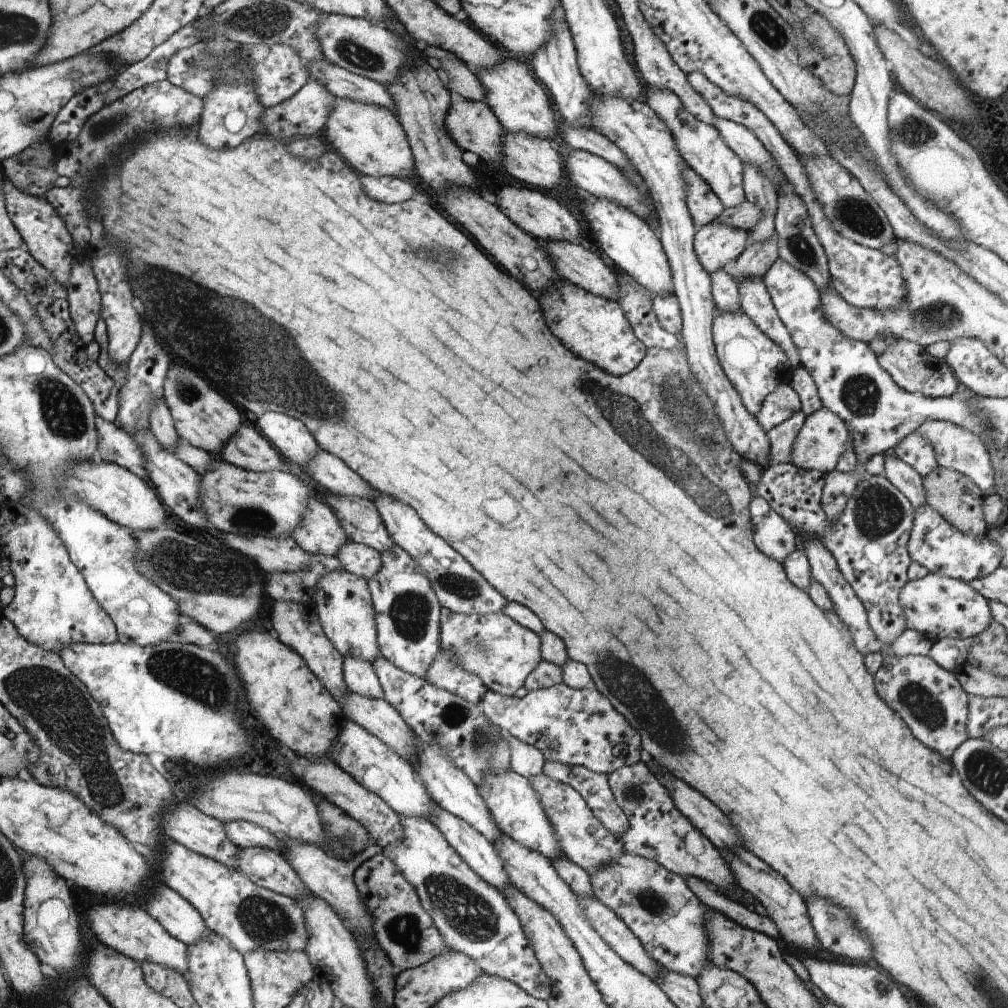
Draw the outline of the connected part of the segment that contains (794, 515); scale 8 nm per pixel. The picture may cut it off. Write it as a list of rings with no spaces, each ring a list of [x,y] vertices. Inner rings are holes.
[[[778,463],[764,469],[764,474],[758,484],[755,484],[755,489],[760,497],[765,498],[766,502],[769,502],[779,515],[782,515],[782,518],[794,523],[791,526],[818,536],[823,545],[834,555],[843,577],[862,601],[870,628],[882,642],[891,643],[907,628],[903,610],[899,605],[899,594],[902,587],[909,581],[907,570],[912,560],[907,549],[907,542],[913,527],[915,508],[884,474],[868,475],[856,485],[839,518],[828,518],[821,505],[825,475],[814,469],[795,467],[792,463]]]

